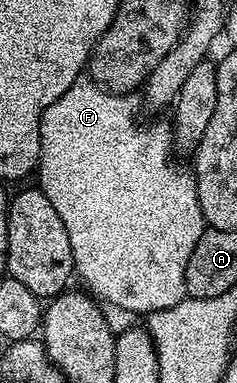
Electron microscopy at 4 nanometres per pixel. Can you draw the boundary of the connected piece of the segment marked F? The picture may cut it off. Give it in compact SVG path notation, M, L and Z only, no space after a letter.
M81 78L58 98L58 102L50 102L40 119L40 162L38 165L38 187L50 198L54 210L58 210L58 218L62 218L62 226L66 226L66 234L70 237L72 251L72 267L77 277L84 279L83 287L97 301L122 306L122 310L130 310L133 314L149 314L154 311L166 310L176 306L188 296L186 290L186 262L190 262L190 254L194 254L194 246L198 246L198 238L202 238L205 230L202 206L198 202L196 178L191 171L184 168L176 169L172 161L174 141L172 125L167 119L152 120L149 124L140 124L140 108L142 104L135 95L111 92L103 88L91 78Z

